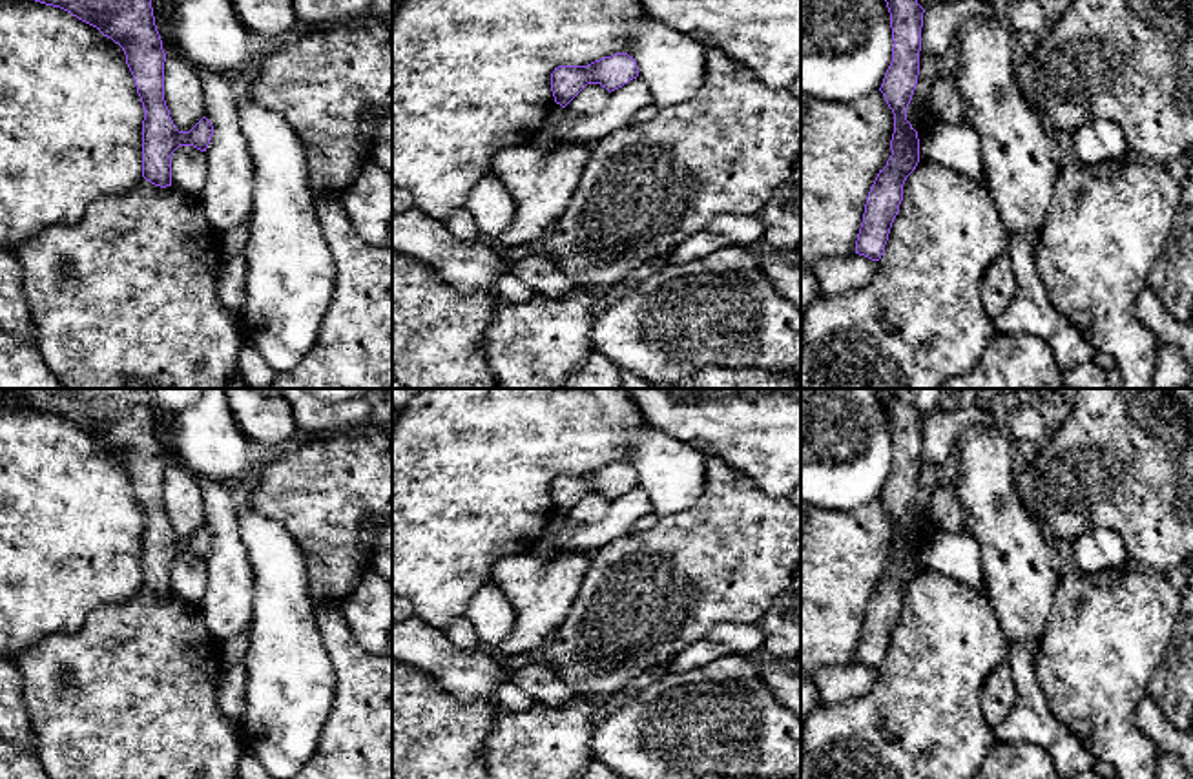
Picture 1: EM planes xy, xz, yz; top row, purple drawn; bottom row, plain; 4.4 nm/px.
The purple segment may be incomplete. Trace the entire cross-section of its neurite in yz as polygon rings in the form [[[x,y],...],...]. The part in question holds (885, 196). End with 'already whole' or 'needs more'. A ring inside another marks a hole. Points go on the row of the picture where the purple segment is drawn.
[[[885,0],[892,27],[892,62],[885,73],[879,91],[894,113],[892,155],[879,170],[870,186],[863,223],[856,241],[856,254],[879,261],[892,223],[903,201],[903,184],[919,162],[918,131],[907,120],[907,108],[912,100],[921,51],[921,27],[925,9],[918,0]]]; already whole

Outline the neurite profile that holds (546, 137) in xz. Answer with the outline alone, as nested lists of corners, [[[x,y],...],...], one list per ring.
[[[555,102],[542,128],[536,131],[533,144],[540,146],[542,150],[555,150],[562,144],[571,144],[569,140],[560,140],[555,133],[555,126],[560,115],[562,115],[562,106]]]

